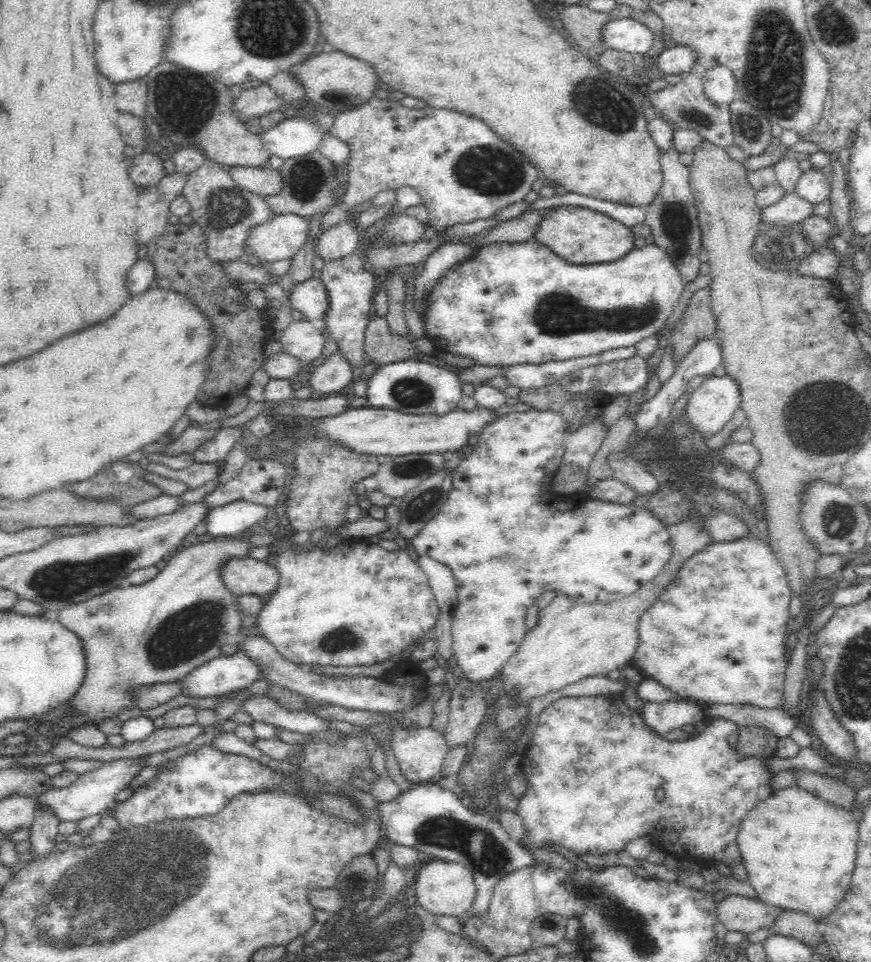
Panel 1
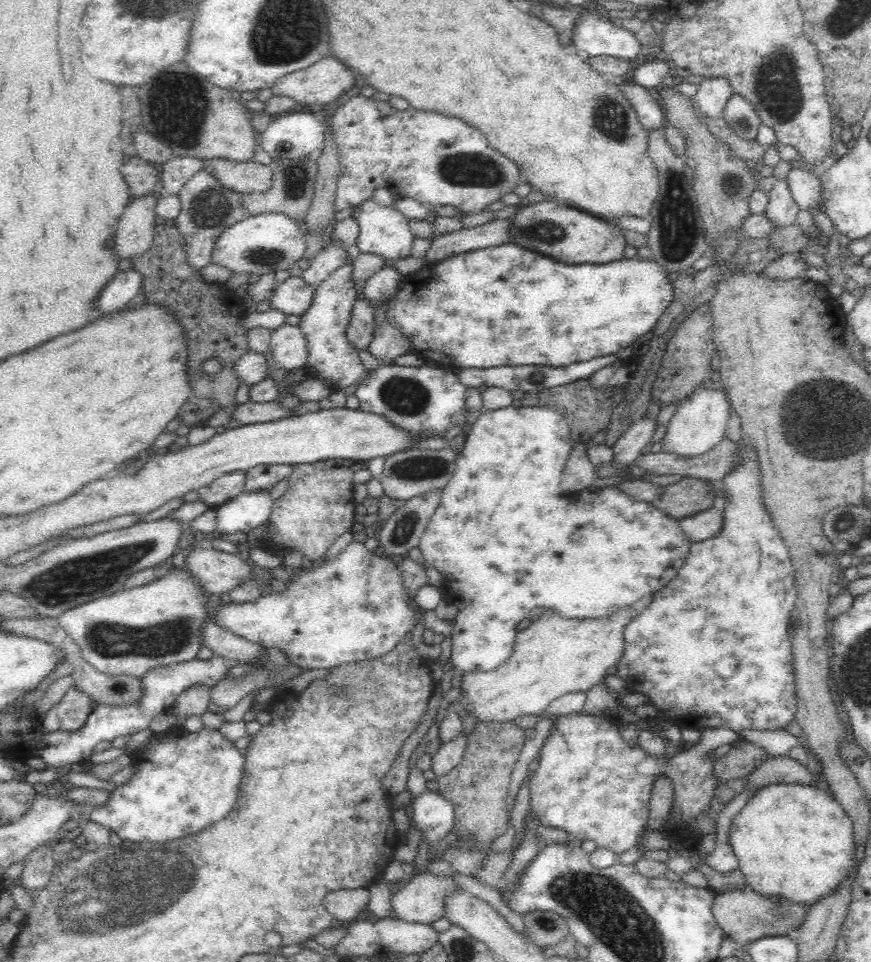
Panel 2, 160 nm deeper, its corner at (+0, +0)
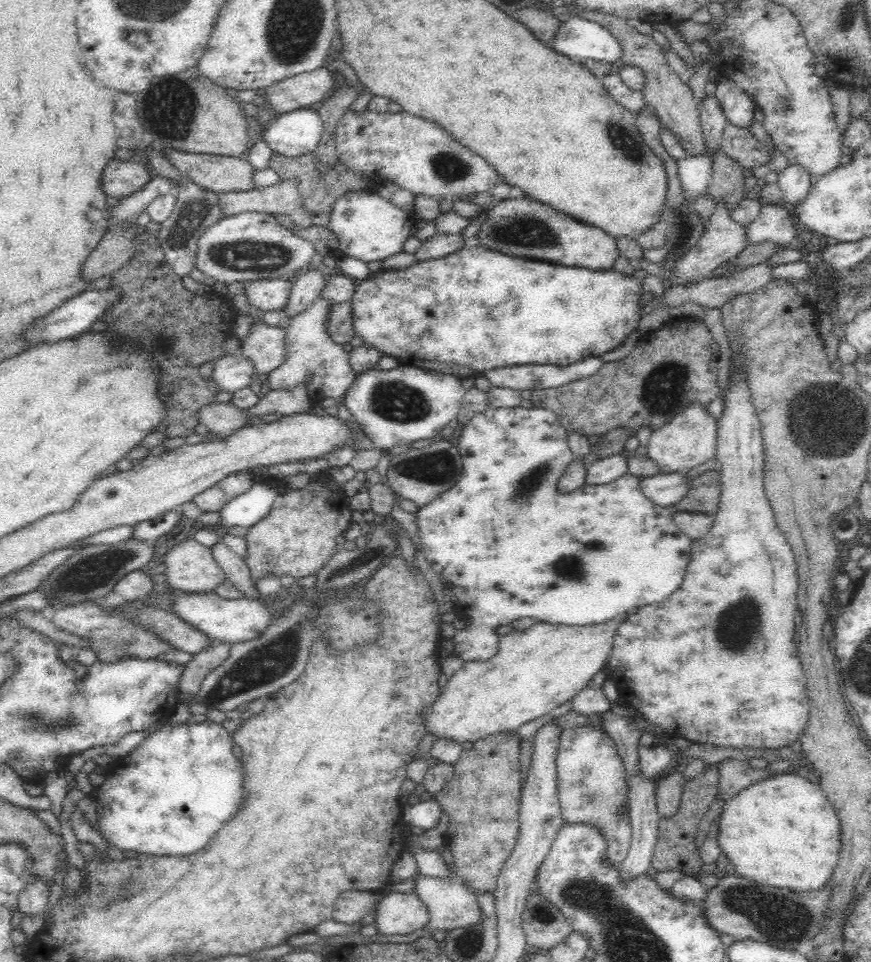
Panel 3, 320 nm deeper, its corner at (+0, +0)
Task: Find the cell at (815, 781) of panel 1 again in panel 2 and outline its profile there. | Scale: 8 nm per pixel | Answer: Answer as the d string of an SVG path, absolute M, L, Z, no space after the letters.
M774 754L764 764L760 764L752 774L746 776L746 789L756 789L772 784L800 784L817 788L817 774L802 766L787 755Z

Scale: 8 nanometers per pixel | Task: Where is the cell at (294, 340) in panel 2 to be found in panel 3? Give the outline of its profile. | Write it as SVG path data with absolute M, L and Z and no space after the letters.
M256 319L254 330L237 340L240 343L239 355L254 363L258 375L274 370L286 358L286 330L279 326L268 326Z

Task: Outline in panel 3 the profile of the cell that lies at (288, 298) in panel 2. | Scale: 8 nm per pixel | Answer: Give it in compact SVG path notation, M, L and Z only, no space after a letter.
M266 279L246 282L244 295L248 297L248 303L254 311L278 311L281 312L288 304L290 292L292 292L293 279Z

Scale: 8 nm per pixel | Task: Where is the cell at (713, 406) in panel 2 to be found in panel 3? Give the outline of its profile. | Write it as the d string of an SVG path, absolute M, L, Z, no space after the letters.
M692 404L683 409L668 424L653 429L647 455L666 473L687 472L691 468L715 458L717 447L717 420L708 414L707 408Z

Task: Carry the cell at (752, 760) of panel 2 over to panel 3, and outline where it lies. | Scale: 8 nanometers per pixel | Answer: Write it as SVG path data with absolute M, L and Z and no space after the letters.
M720 763L712 765L703 770L696 778L687 781L684 784L684 792L682 792L682 800L680 800L680 808L675 818L670 820L660 820L658 826L658 838L655 844L653 857L651 858L651 867L662 872L664 870L683 870L686 875L698 875L700 866L705 864L699 855L699 849L696 849L695 835L698 826L709 810L710 803L720 794L720 775L718 775L718 767Z

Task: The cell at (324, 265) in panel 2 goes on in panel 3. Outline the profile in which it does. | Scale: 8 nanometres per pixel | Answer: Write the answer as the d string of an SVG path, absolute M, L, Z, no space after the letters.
M320 270L308 271L293 279L288 304L280 314L293 317L304 313L321 296L324 286L326 286L326 276Z

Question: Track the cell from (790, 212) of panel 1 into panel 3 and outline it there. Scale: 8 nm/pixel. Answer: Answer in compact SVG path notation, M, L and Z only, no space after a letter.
M718 201L713 214L704 226L704 232L698 244L676 261L676 264L670 269L668 281L672 281L673 284L684 284L707 279L716 268L734 258L749 244L746 231L747 226L735 222L722 201Z

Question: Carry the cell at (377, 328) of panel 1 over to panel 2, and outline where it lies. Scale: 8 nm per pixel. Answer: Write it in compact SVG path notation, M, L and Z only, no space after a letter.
M356 300L352 316L346 326L346 339L356 348L367 351L374 338L375 308L366 300Z

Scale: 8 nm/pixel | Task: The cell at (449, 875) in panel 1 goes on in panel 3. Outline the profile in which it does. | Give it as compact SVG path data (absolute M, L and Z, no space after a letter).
M387 890L376 907L375 926L378 934L410 934L429 921L429 910L414 892Z

